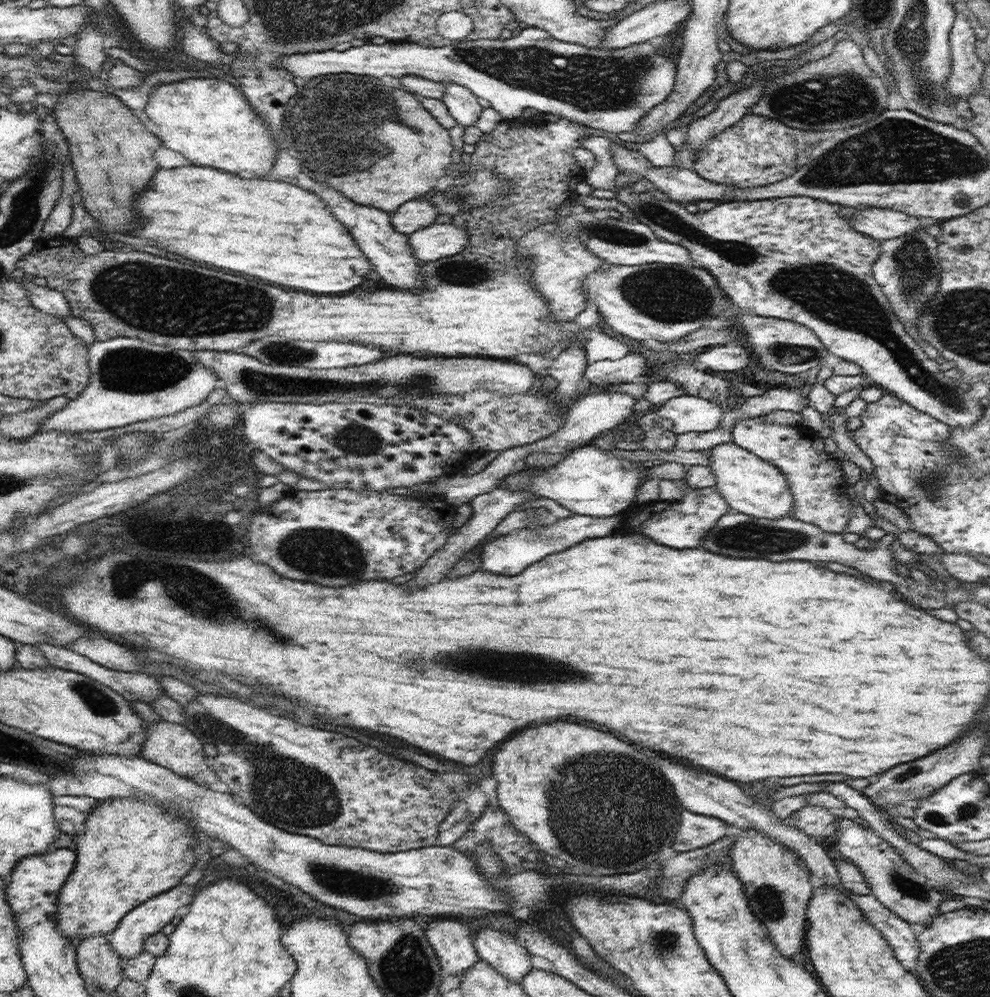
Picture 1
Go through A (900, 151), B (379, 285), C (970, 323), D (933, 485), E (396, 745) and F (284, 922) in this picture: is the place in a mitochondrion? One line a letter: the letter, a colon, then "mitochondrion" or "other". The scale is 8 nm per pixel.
A: mitochondrion
B: other
C: mitochondrion
D: mitochondrion
E: other
F: other

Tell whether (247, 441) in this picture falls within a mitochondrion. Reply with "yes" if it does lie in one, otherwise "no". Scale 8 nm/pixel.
no

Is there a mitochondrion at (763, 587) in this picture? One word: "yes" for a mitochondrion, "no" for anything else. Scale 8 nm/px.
no

